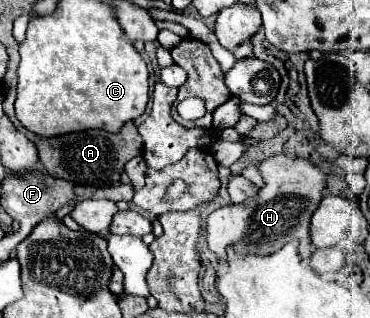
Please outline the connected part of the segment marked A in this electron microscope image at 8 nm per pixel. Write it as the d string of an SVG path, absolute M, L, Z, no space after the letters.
M133 121L125 123L125 127L119 133L83 131L53 139L41 139L41 137L29 137L29 139L37 145L39 161L49 175L67 179L75 185L89 185L89 187L107 187L119 183L125 163L141 155L141 147L143 147L143 139Z

